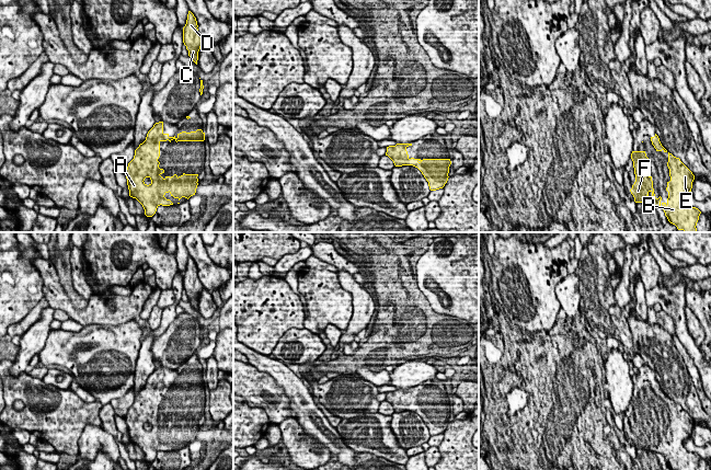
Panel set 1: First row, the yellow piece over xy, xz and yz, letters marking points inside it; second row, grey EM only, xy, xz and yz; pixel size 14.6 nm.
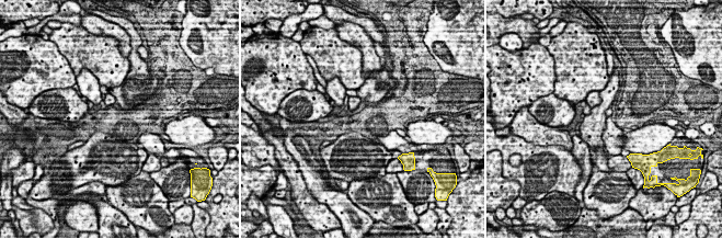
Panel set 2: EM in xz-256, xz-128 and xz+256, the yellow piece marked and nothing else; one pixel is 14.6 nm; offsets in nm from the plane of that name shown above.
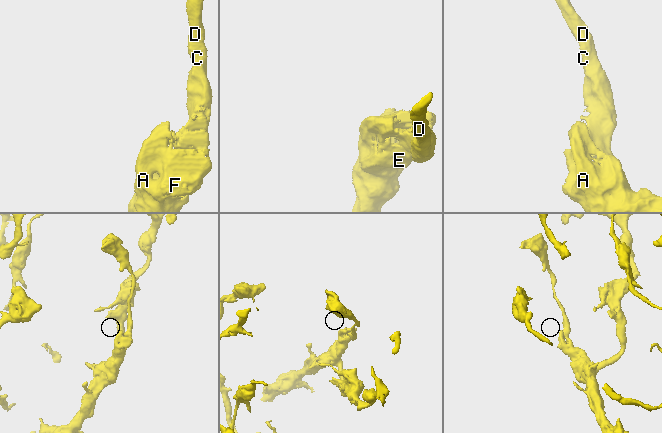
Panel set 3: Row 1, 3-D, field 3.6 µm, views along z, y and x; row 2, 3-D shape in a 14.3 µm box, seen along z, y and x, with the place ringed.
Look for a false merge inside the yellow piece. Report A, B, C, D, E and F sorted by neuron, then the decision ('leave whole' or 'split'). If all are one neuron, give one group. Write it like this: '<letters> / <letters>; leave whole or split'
A B C D E F; leave whole

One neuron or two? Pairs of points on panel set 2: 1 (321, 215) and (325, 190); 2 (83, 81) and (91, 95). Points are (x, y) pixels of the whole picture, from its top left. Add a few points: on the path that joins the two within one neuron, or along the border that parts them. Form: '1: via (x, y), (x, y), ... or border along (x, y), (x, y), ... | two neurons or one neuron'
1: border along (306, 184), (340, 223) | two neurons
2: via (87, 84), (87, 89), (90, 92) | one neuron

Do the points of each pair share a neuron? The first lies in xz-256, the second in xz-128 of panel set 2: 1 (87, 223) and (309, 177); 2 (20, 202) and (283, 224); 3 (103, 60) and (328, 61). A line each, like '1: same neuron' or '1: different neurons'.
1: different neurons
2: same neuron
3: same neuron

